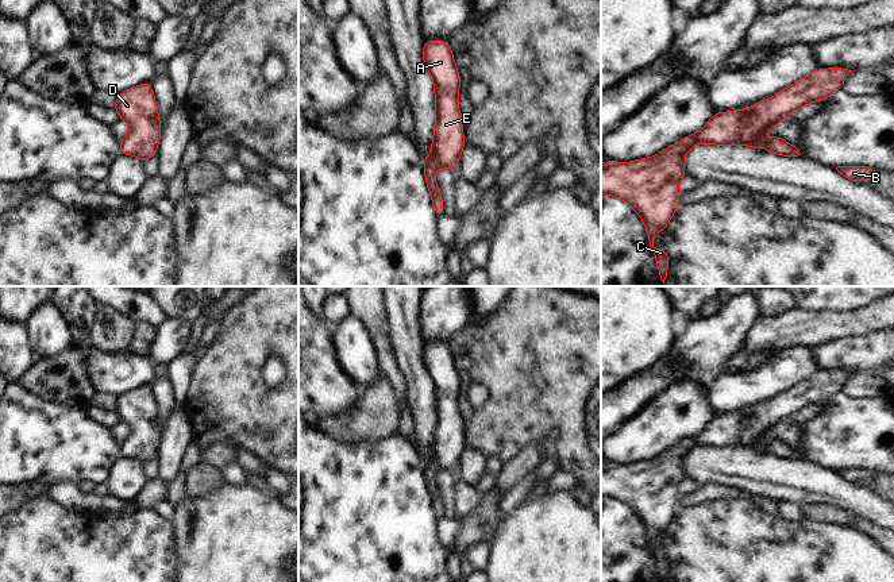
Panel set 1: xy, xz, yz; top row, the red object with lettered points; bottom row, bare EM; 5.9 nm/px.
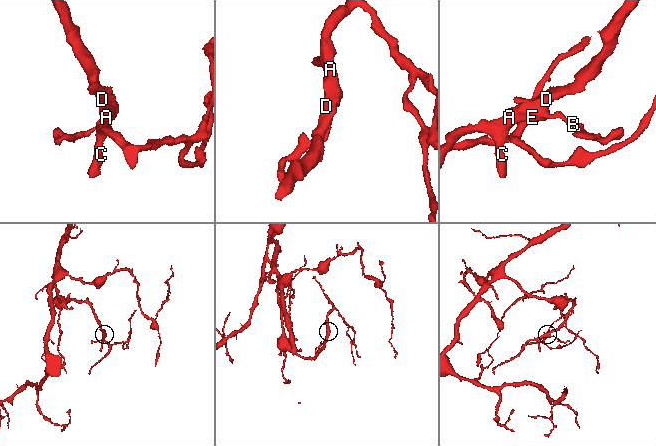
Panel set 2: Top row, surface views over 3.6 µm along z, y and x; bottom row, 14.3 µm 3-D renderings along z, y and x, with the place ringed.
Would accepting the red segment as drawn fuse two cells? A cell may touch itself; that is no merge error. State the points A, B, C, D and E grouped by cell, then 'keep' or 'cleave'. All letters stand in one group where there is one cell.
A B C D E; keep

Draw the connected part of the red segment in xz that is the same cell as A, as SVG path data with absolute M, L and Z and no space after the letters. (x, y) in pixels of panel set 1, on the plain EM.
M447 343L424 344L423 365L433 382L436 416L432 456L423 462L423 470L433 514L439 520L444 517L444 508L433 475L439 471L456 471L461 454L466 450L463 421L458 408L461 379Z

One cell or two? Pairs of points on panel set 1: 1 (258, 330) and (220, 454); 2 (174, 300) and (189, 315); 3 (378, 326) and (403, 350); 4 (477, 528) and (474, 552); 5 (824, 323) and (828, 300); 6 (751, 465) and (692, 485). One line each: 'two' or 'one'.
1: two
2: one
3: two
4: two
5: two
6: two

